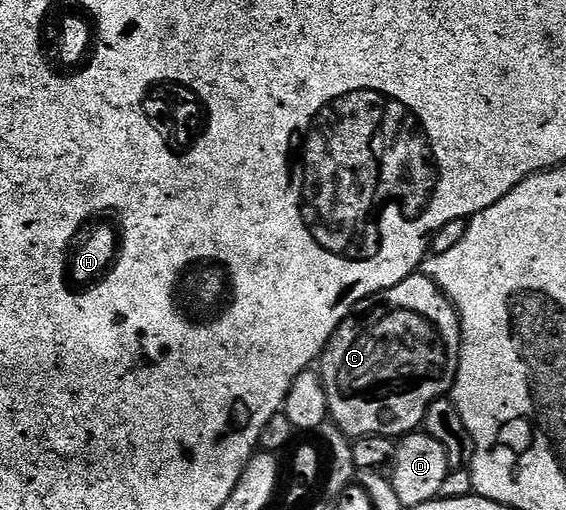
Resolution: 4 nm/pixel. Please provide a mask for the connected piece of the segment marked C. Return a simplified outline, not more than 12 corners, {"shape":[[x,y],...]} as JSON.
{"shape":[[417,272],[325,348],[349,439],[421,429],[462,368],[462,316]]}

